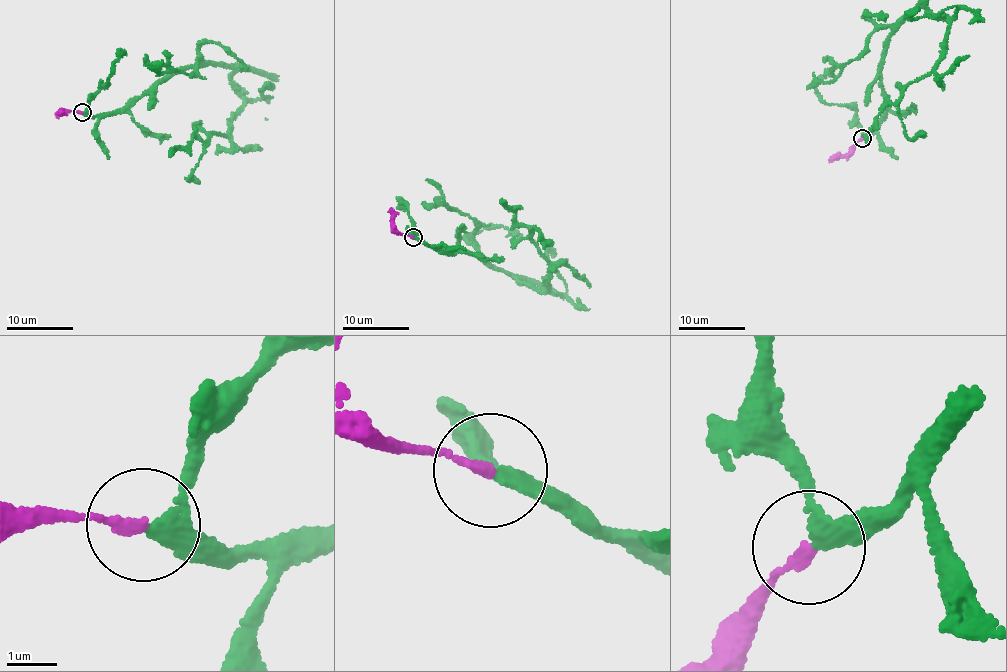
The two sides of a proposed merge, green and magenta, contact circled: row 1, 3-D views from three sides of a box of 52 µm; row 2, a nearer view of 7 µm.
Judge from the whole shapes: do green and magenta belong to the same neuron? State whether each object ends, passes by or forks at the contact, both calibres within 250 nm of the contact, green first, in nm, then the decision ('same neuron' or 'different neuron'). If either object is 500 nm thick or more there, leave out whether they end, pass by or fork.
green passes by | magenta ends | 220/200 nm | same neuron

